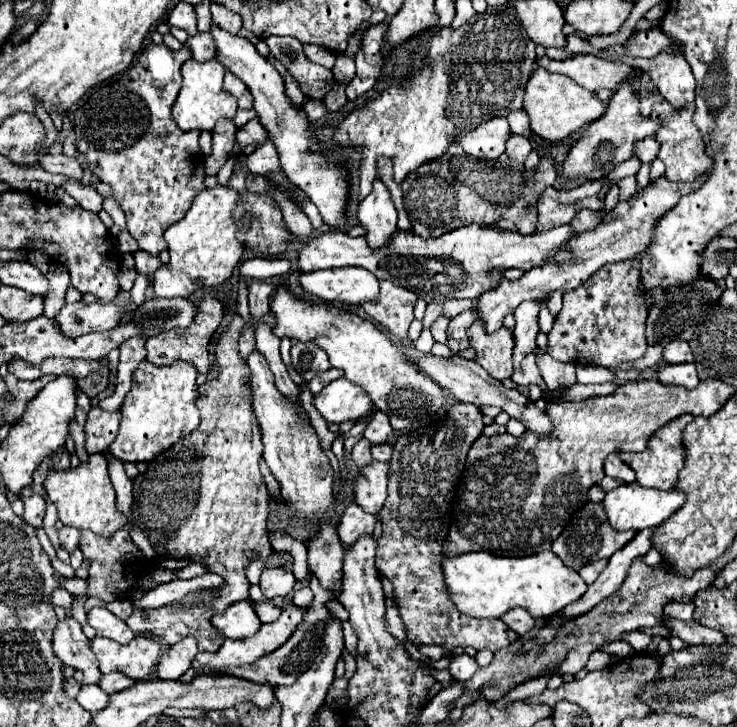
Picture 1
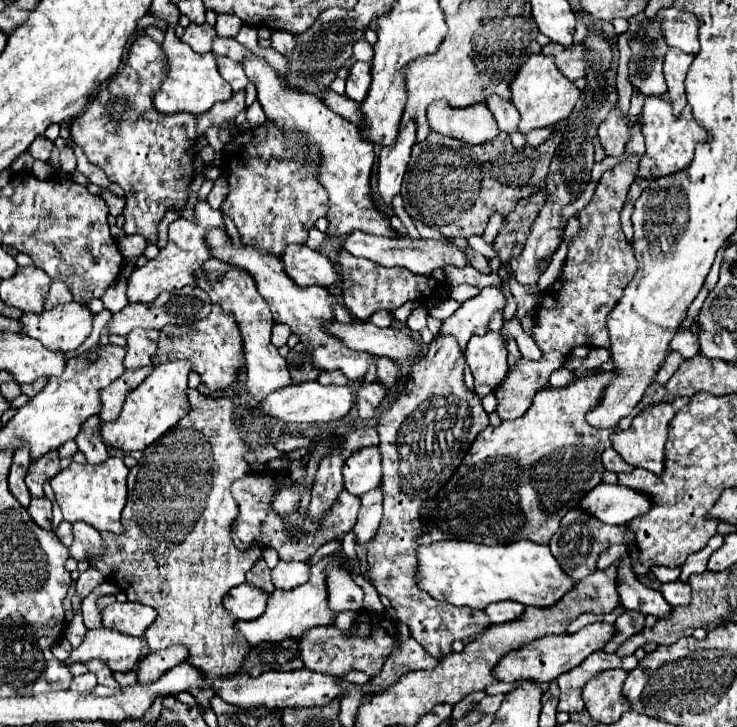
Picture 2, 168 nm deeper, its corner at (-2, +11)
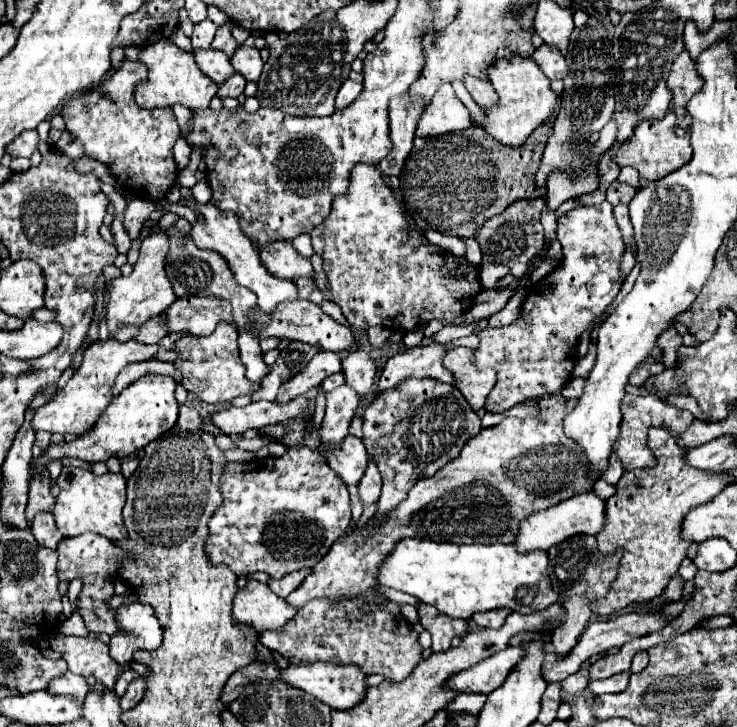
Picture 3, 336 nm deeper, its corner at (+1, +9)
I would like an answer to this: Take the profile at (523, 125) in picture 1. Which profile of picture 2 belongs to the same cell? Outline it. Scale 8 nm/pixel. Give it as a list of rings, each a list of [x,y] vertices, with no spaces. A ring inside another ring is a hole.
[[[551,127],[532,130],[525,135],[526,144],[532,147],[537,147],[545,142],[552,132],[553,129]]]

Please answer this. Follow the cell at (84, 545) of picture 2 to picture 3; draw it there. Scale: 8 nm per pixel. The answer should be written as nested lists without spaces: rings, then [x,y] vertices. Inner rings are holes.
[[[84,533],[78,537],[68,537],[62,539],[58,545],[58,567],[56,575],[58,581],[72,581],[72,579],[82,579],[82,591],[78,595],[78,611],[84,619],[84,625],[88,631],[94,633],[106,633],[106,635],[116,635],[116,611],[110,609],[110,599],[114,597],[114,583],[110,577],[114,577],[120,569],[120,561],[130,557],[132,553],[114,547],[112,541],[96,535],[96,533]]]

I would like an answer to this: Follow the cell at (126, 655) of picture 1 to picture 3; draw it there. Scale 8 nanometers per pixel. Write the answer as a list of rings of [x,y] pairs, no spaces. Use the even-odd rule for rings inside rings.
[[[56,635],[50,639],[50,647],[62,653],[68,669],[82,677],[94,677],[106,689],[112,689],[118,679],[118,663],[108,655],[108,645],[100,639],[88,637],[66,637]]]

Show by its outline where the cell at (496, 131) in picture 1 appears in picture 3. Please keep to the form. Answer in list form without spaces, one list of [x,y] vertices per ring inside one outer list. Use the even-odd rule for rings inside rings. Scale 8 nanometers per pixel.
[[[444,83],[436,91],[434,99],[426,105],[424,113],[420,115],[416,135],[418,137],[434,137],[434,135],[442,135],[442,133],[464,131],[468,127],[472,127],[470,111],[454,95],[452,85]]]

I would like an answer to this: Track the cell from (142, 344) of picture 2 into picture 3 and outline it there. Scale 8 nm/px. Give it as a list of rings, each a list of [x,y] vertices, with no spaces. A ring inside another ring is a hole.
[[[162,313],[156,319],[148,319],[148,323],[144,323],[140,327],[140,331],[138,331],[138,335],[134,339],[138,343],[152,345],[152,343],[158,343],[164,335],[168,335],[168,327],[166,327],[166,319],[164,319],[164,313]]]

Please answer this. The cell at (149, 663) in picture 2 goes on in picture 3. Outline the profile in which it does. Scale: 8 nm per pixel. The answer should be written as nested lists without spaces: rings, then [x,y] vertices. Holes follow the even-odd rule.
[[[136,679],[128,685],[128,691],[124,693],[124,697],[120,697],[120,707],[122,711],[130,711],[132,707],[136,707],[142,697],[144,697],[144,691],[146,691],[146,685],[144,685],[144,679]]]

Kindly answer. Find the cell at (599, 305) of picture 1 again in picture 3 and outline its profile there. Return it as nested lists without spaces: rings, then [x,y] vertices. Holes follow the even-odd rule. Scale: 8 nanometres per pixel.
[[[608,201],[594,207],[576,207],[562,215],[556,237],[562,243],[564,261],[530,287],[518,319],[508,327],[486,327],[478,333],[480,345],[472,353],[472,363],[476,363],[476,369],[492,367],[496,371],[496,385],[486,399],[486,411],[490,413],[504,413],[528,399],[560,393],[572,379],[580,335],[596,317],[604,315],[622,287],[620,257],[624,255],[624,241]]]

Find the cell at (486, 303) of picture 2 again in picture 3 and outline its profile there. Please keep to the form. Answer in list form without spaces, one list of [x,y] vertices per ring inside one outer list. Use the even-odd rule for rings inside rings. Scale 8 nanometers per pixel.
[[[442,345],[430,347],[412,347],[408,353],[396,353],[390,357],[382,369],[376,395],[400,387],[404,379],[422,379],[432,377],[440,383],[452,383],[454,377],[448,369],[442,367]]]

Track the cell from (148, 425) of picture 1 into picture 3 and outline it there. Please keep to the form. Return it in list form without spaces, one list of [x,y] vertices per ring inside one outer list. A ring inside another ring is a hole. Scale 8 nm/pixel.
[[[146,375],[126,387],[120,395],[112,399],[106,407],[104,415],[100,417],[98,425],[74,441],[62,441],[58,445],[50,445],[38,459],[32,461],[32,475],[38,475],[42,469],[48,467],[52,461],[60,461],[62,457],[76,457],[82,461],[98,463],[108,461],[110,457],[128,457],[130,453],[146,447],[150,441],[158,439],[162,433],[174,427],[178,419],[178,403],[174,399],[176,381],[172,377],[162,375]]]

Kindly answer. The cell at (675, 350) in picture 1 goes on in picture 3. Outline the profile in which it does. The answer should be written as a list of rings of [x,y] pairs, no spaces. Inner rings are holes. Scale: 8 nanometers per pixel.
[[[674,327],[666,329],[660,339],[658,339],[658,345],[662,347],[662,363],[666,367],[676,367],[676,361],[678,361],[678,349],[682,345],[682,335],[678,335],[678,331]]]

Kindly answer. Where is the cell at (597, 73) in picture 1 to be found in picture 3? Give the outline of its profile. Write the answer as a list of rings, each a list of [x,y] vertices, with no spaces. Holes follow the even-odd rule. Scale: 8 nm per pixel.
[[[540,45],[534,53],[532,53],[532,59],[538,63],[538,67],[544,71],[544,75],[548,79],[564,79],[566,73],[568,73],[568,67],[566,67],[566,61],[564,57],[560,55],[560,51],[552,45]]]

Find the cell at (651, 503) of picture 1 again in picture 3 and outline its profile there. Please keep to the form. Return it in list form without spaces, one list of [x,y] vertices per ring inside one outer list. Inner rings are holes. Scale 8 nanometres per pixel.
[[[586,491],[572,499],[566,499],[564,503],[558,503],[556,507],[550,507],[548,511],[532,513],[528,519],[524,519],[520,523],[514,547],[518,551],[536,551],[536,549],[548,551],[552,545],[562,543],[572,535],[596,535],[602,527],[604,527],[604,501],[596,497],[594,491]]]

